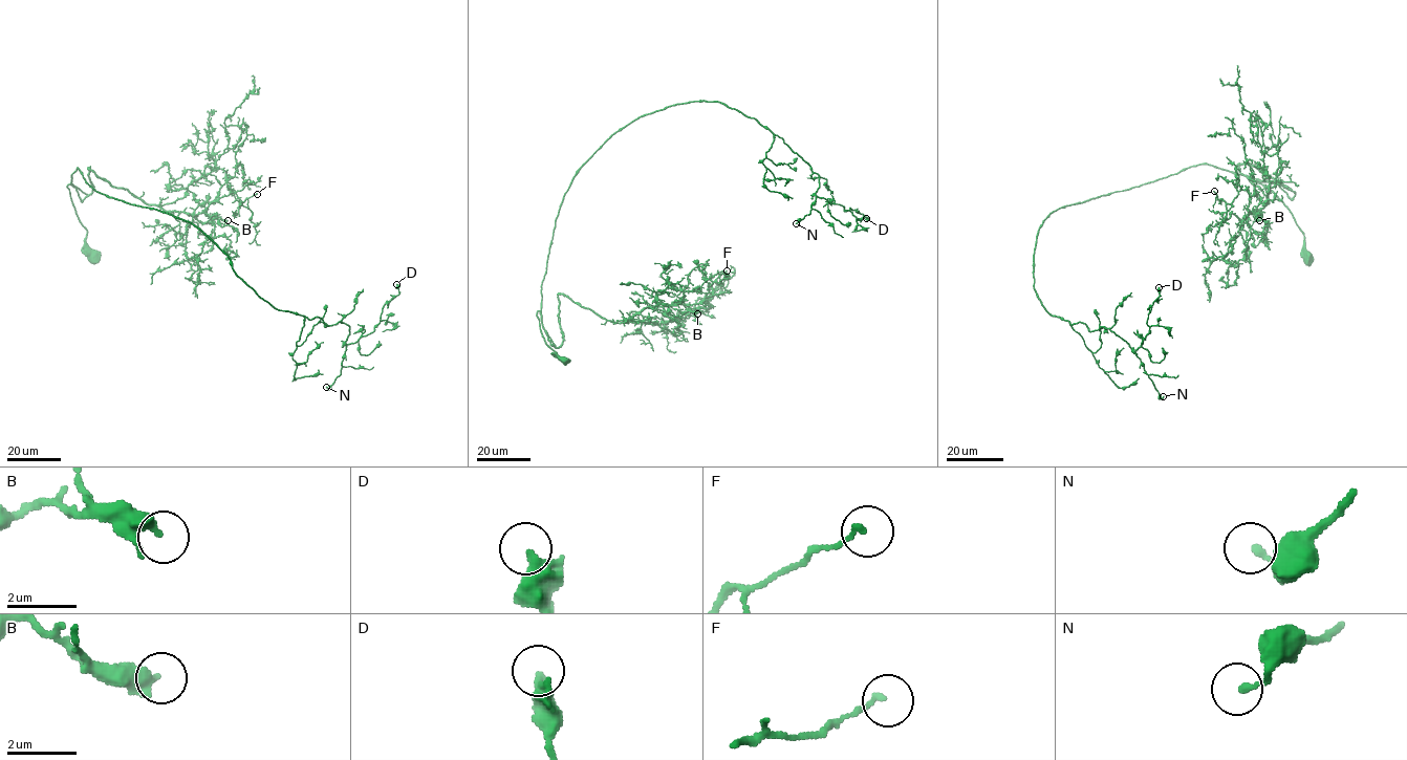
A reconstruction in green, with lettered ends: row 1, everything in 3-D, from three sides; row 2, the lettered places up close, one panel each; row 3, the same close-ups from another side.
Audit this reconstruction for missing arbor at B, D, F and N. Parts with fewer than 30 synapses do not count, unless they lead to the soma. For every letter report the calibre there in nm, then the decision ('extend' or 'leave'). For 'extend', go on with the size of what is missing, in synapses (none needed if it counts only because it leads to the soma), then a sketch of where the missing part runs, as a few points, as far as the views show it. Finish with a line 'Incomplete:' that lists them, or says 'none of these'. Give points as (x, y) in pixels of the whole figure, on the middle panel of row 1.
B: 280 nm thick; leave
D: 440 nm thick; leave
F: 140 nm thick; leave
N: 180 nm thick; leave
Incomplete: none of these

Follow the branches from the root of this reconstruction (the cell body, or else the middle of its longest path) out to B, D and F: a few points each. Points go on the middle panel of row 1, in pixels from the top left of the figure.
B: (564, 360), (545, 343), (536, 316), (559, 347), (559, 294), (615, 323), (647, 307), (697, 313)
D: (564, 360), (536, 316), (555, 220), (576, 172), (644, 114), (736, 109), (809, 166), (816, 196), (866, 218)
F: (564, 360), (536, 316), (559, 347), (559, 294), (623, 323), (647, 307), (699, 303), (711, 278), (727, 270)

